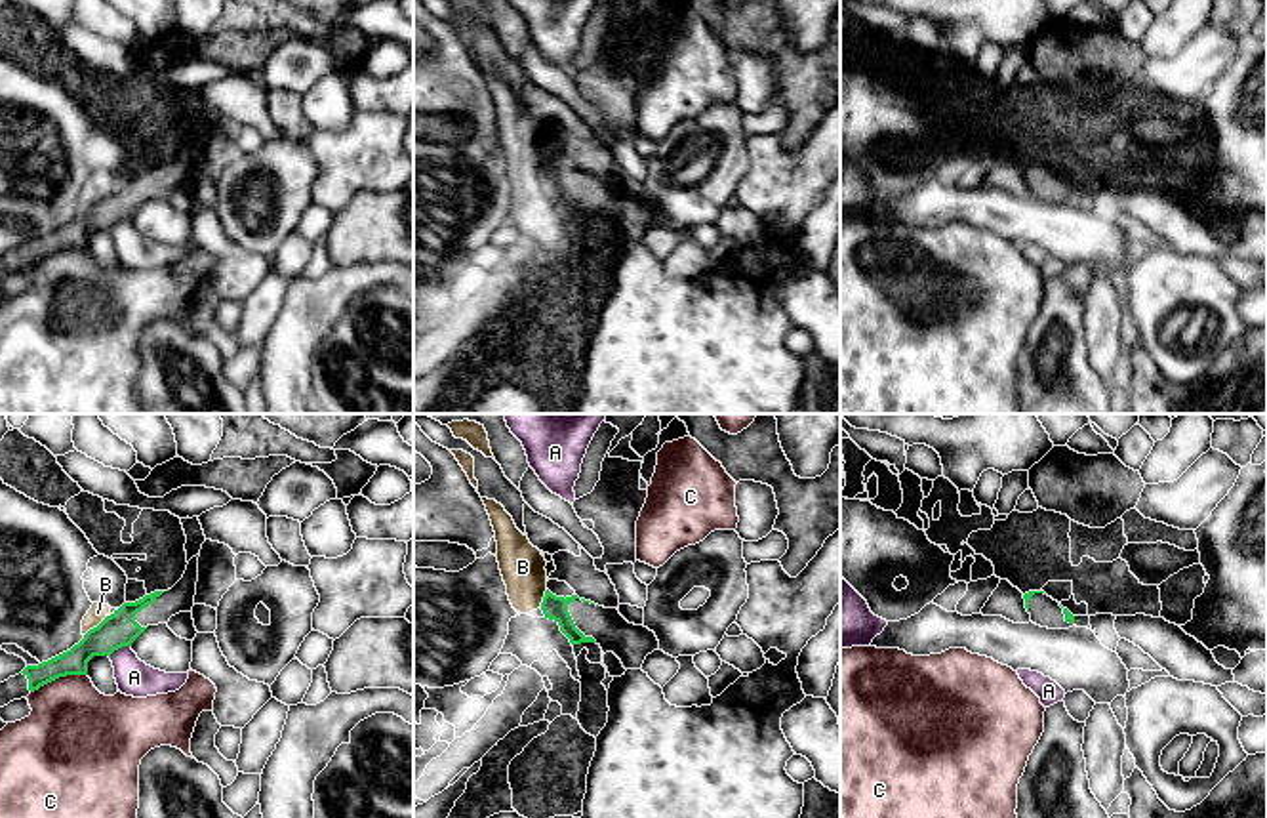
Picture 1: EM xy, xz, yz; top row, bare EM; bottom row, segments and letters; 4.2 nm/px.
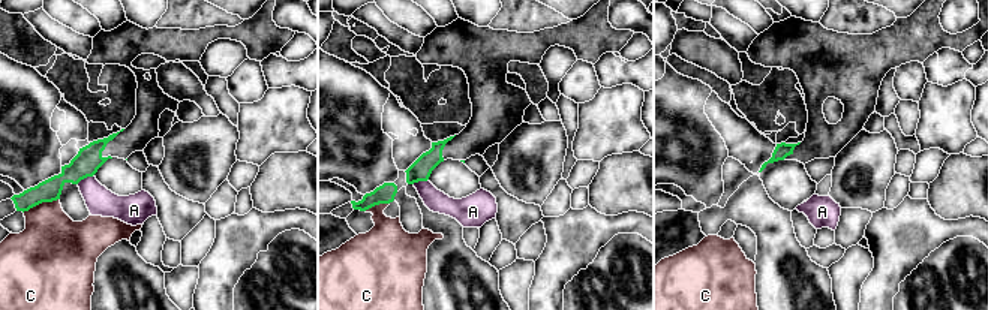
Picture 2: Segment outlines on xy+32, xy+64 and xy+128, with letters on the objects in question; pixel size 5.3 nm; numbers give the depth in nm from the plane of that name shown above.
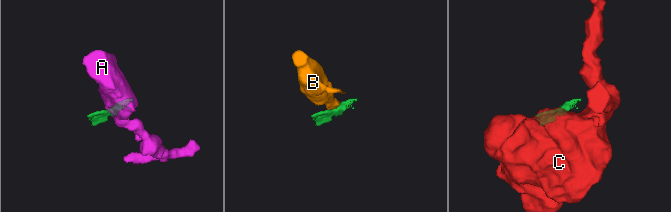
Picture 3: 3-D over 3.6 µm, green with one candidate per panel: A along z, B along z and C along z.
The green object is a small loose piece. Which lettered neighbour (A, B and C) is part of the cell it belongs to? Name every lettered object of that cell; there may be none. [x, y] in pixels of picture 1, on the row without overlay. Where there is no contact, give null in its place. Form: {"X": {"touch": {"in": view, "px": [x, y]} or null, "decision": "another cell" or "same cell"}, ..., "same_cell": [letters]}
{"A": {"touch": {"in": "xy", "px": [119, 220]}, "decision": "another cell"}, "B": {"touch": {"in": "xy", "px": [98, 199]}, "decision": "another cell"}, "C": {"touch": {"in": "xy", "px": [58, 250]}, "decision": "another cell"}, "same_cell": []}

